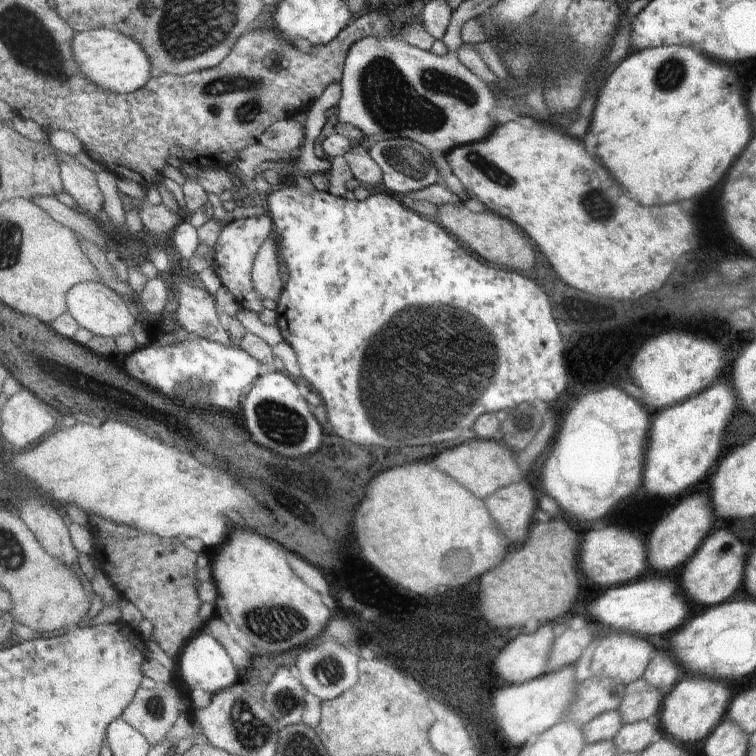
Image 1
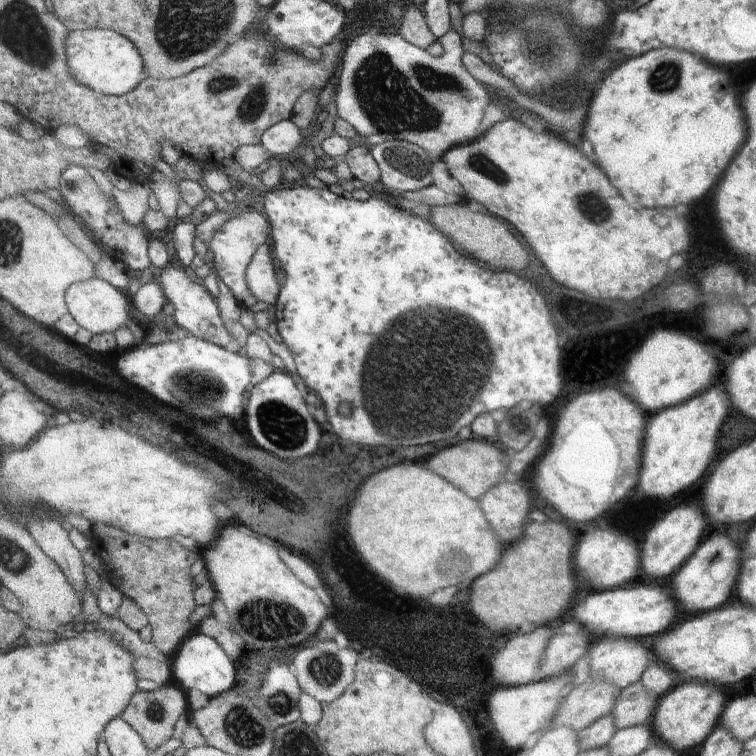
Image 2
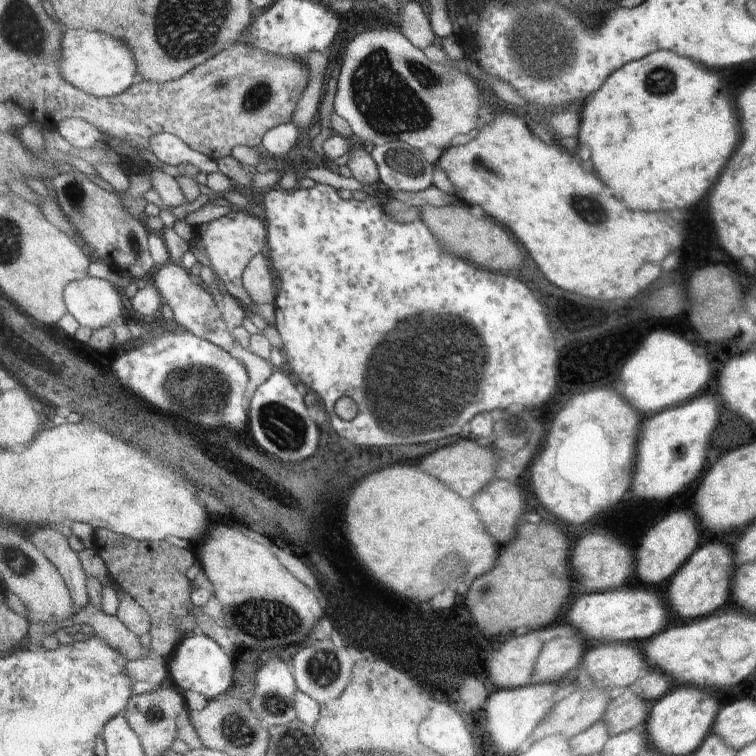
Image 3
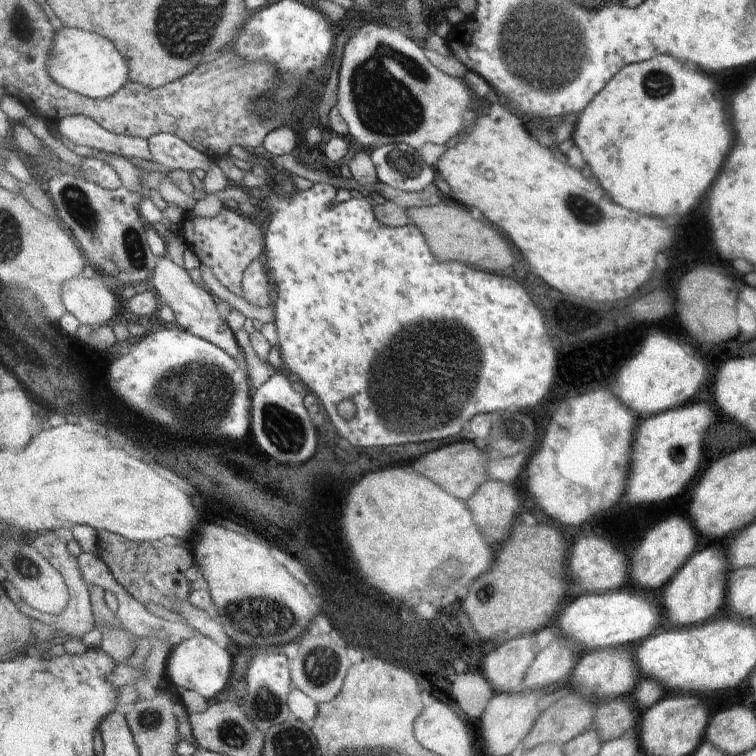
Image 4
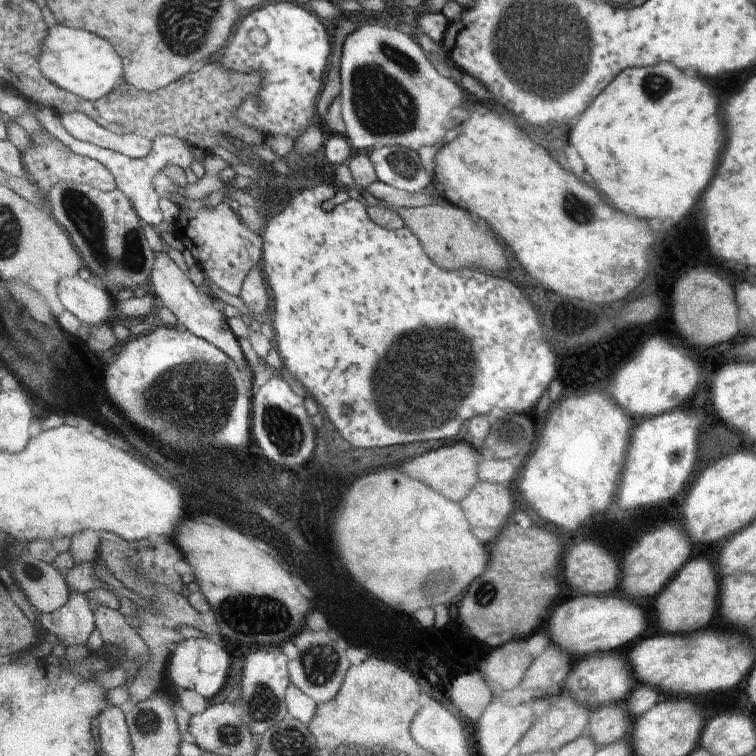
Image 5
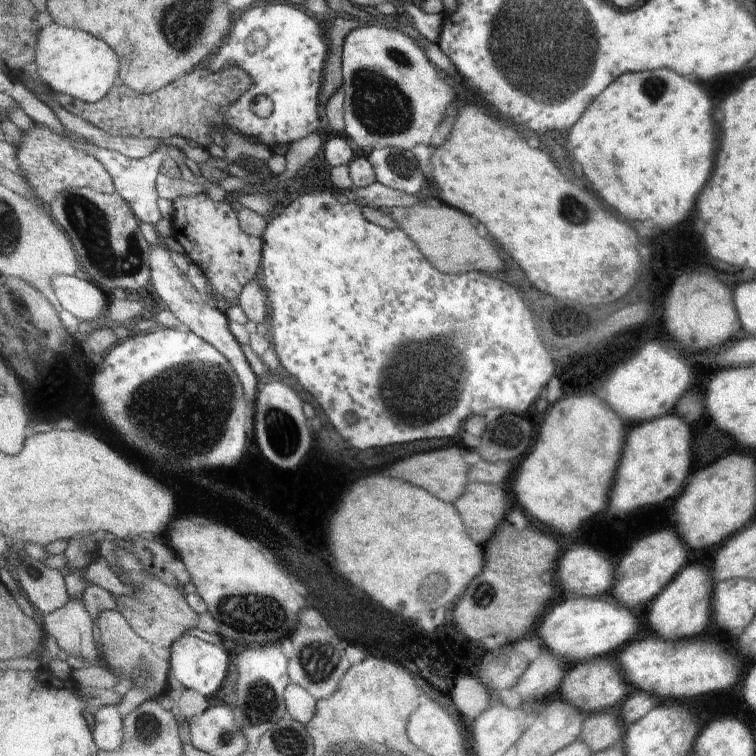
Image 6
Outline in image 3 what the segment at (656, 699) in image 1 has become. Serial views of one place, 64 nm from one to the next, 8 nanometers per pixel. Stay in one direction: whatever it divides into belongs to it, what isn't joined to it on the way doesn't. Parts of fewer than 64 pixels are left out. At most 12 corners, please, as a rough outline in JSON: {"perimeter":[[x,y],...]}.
{"perimeter":[[638,682],[616,693],[601,722],[615,737],[645,726]]}

